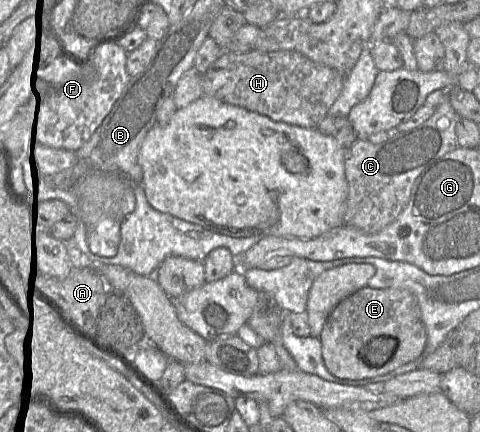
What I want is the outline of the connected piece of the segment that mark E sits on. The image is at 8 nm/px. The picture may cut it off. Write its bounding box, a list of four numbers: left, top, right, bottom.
[320,287,427,380]

